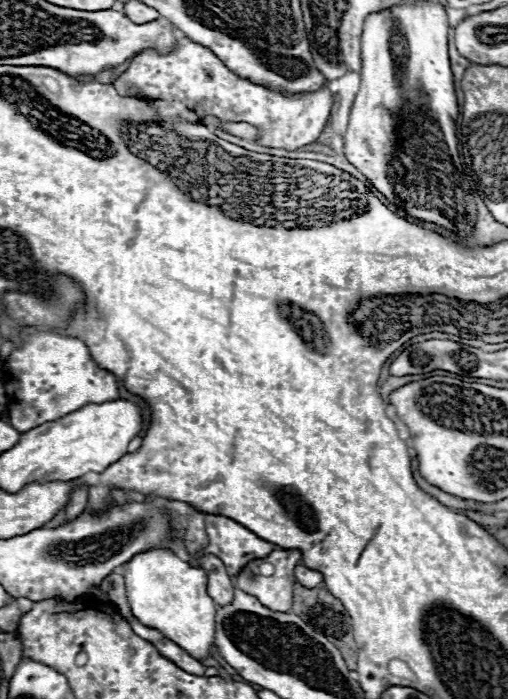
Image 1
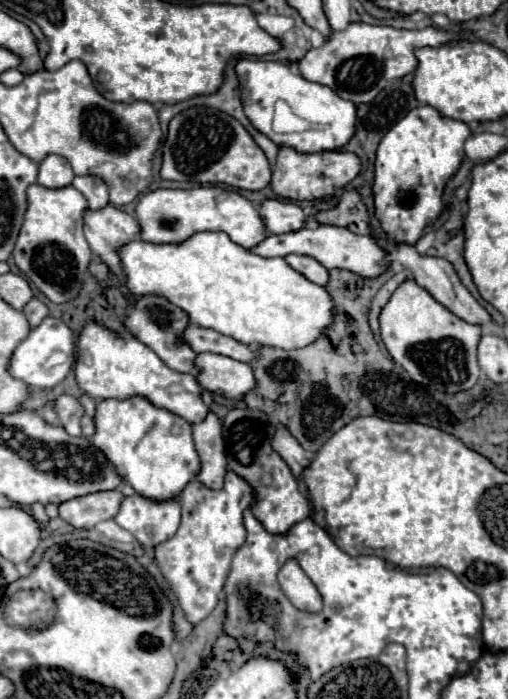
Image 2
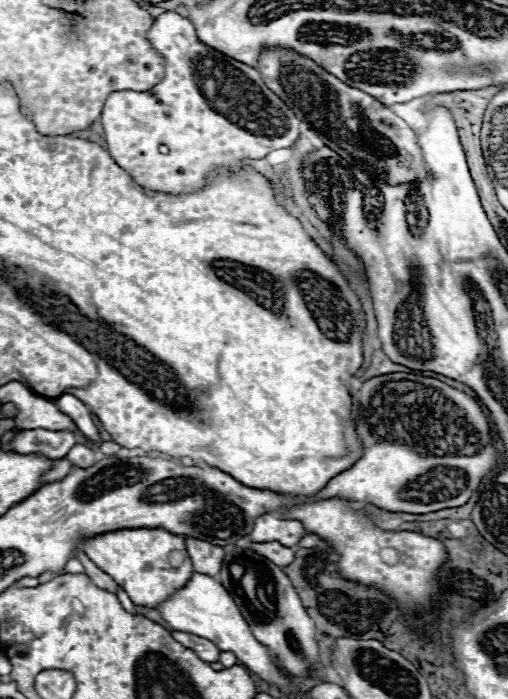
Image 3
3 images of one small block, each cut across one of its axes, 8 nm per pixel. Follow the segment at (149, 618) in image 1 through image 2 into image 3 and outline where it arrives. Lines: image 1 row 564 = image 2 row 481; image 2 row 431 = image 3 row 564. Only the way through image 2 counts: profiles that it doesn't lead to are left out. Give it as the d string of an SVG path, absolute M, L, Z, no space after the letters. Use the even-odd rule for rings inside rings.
M126 528L106 532L82 540L82 550L88 558L104 570L130 596L134 604L156 608L176 588L182 588L192 576L192 562L188 558L184 538L166 532L164 528Z

